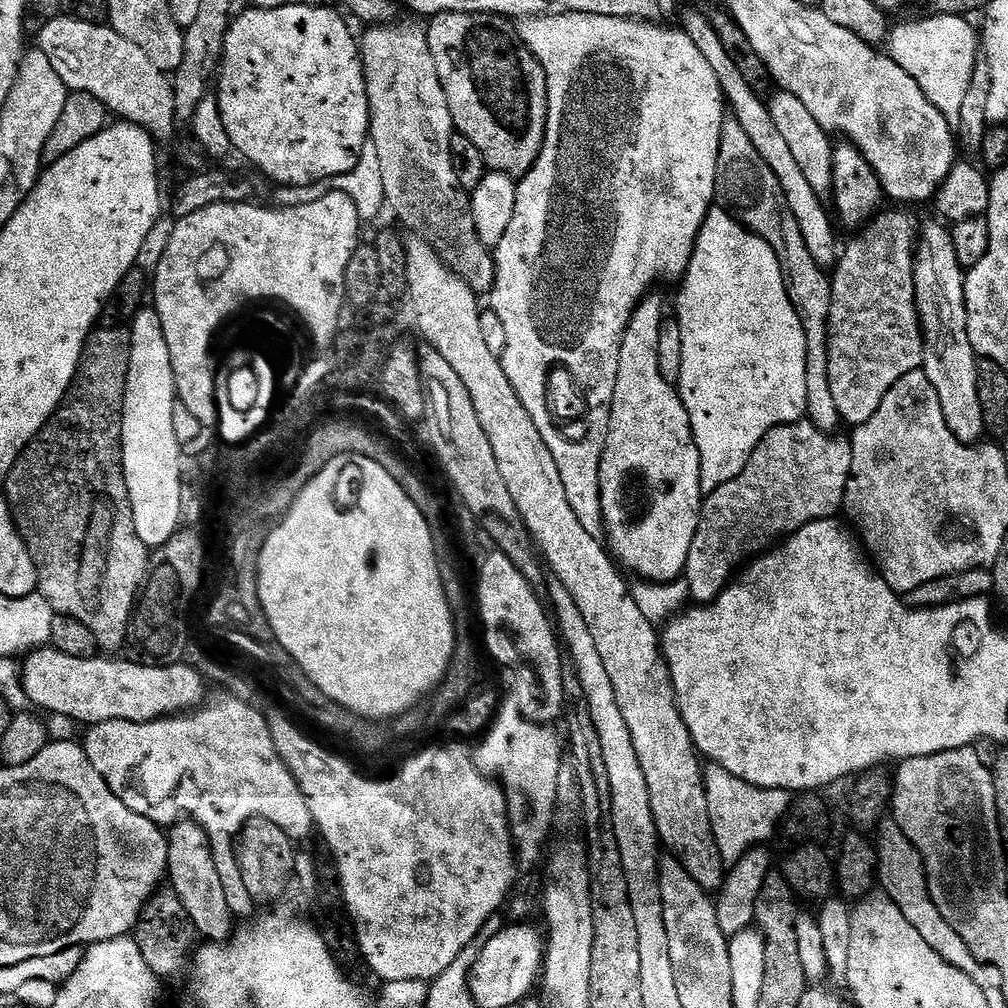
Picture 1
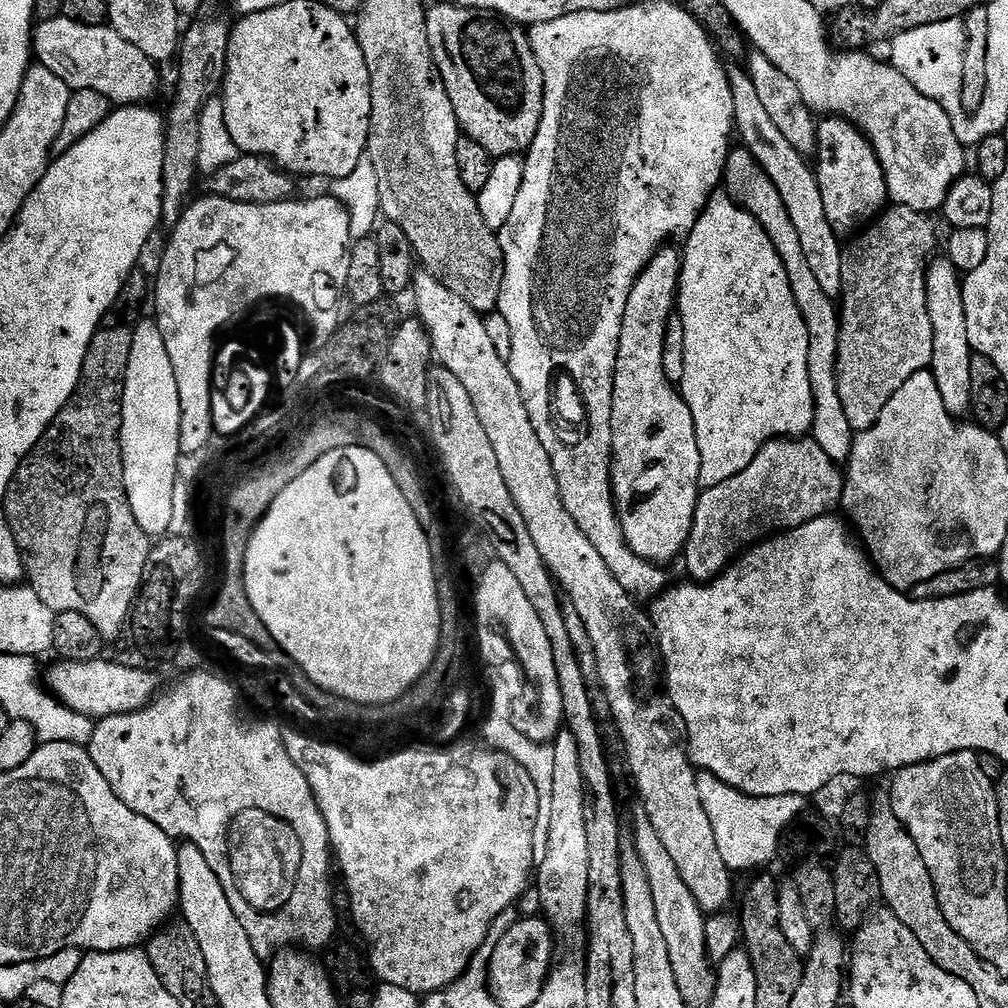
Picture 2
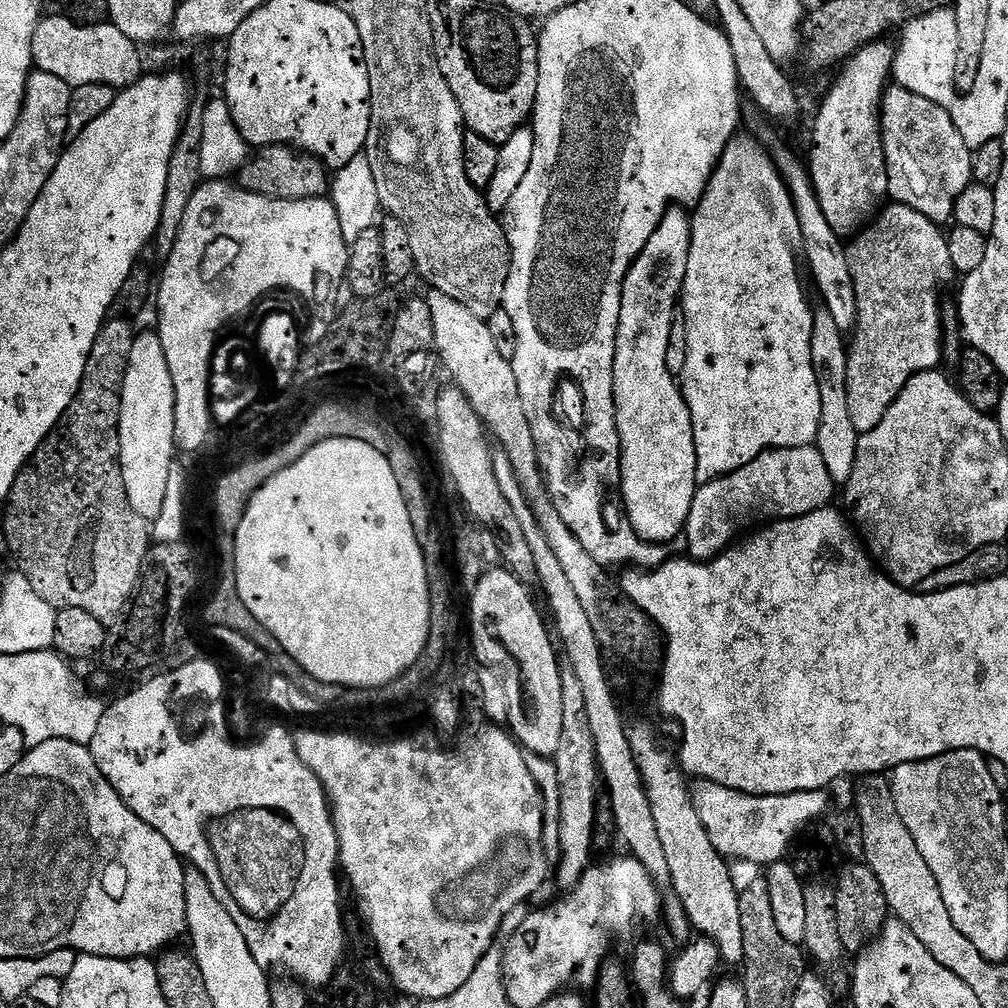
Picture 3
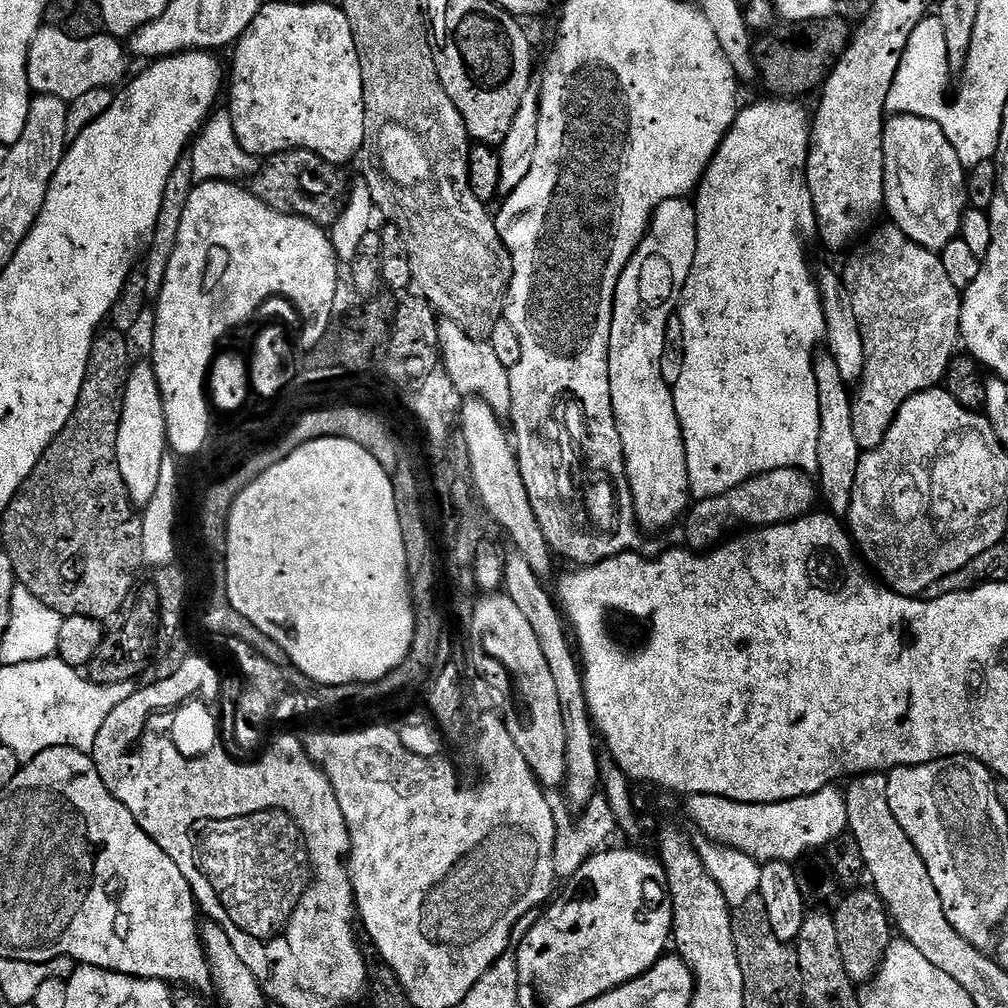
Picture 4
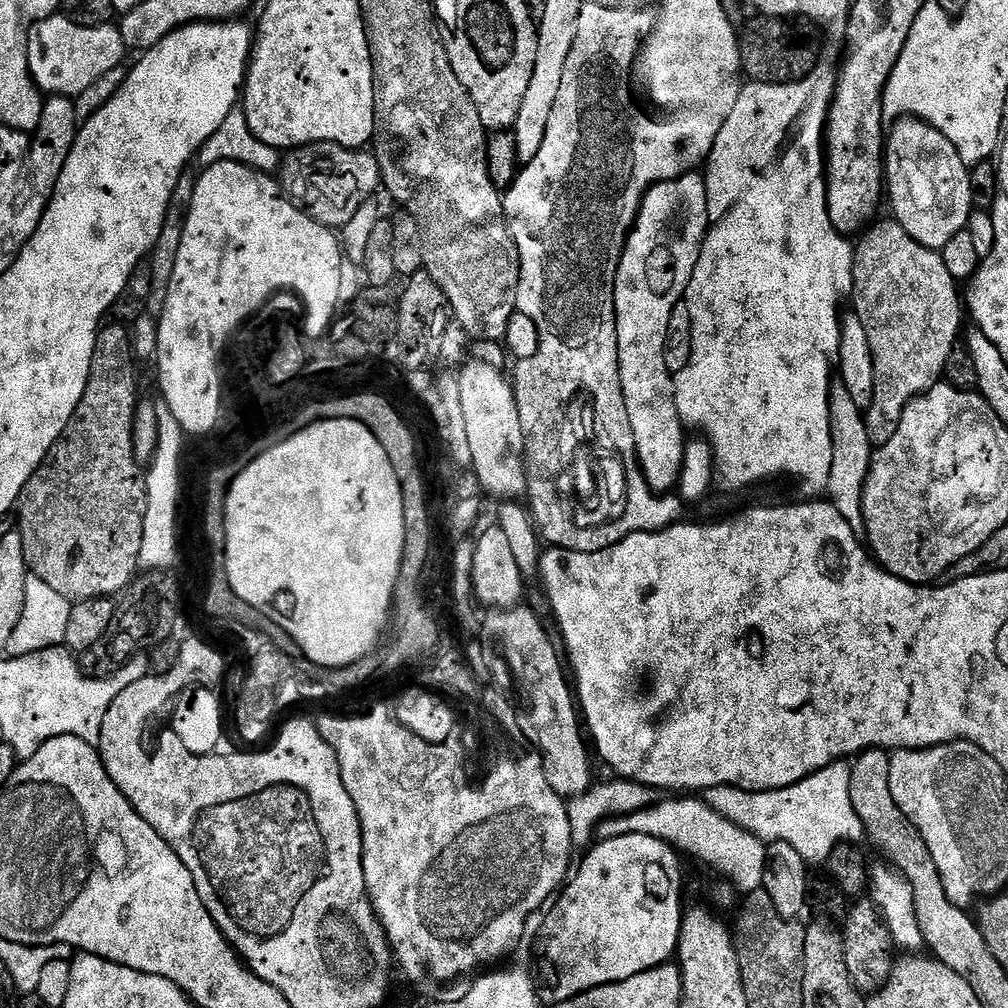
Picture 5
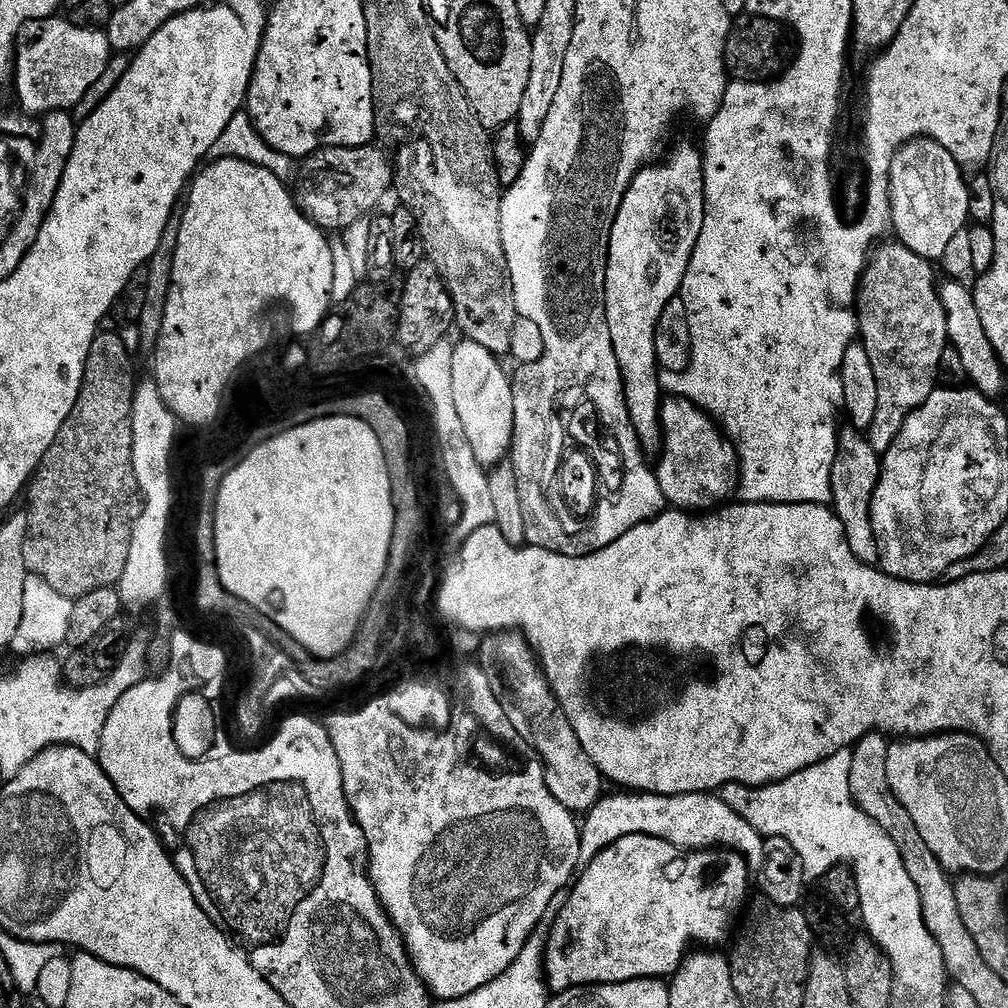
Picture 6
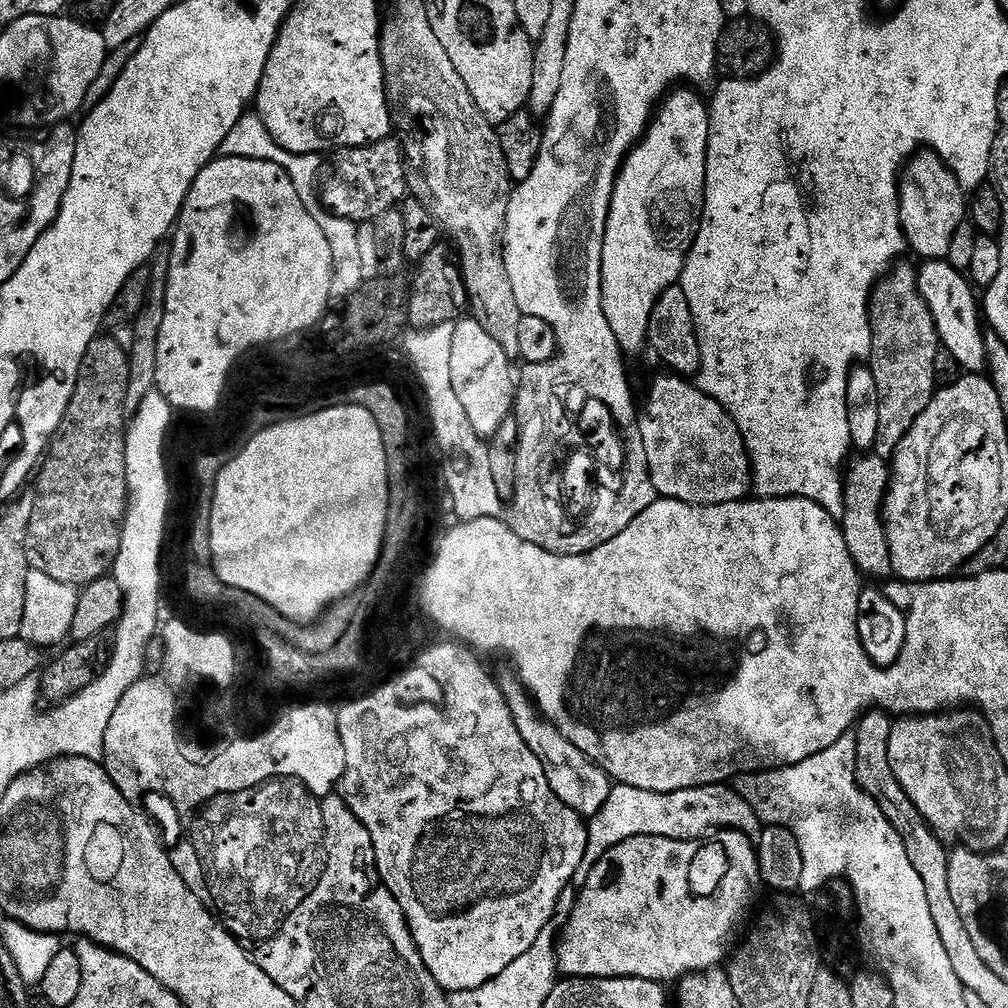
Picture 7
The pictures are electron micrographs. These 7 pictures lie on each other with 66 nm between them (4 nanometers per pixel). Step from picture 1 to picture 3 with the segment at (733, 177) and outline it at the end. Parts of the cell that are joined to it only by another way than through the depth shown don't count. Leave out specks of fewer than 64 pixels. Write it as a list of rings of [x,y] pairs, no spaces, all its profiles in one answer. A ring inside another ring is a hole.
[[[823,310],[813,311],[810,354],[812,355],[814,374],[818,378],[818,394],[822,394],[822,418],[814,446],[822,454],[830,474],[840,486],[848,483],[852,473],[852,463],[856,457],[856,441],[858,439],[858,434],[850,422],[850,410],[848,409],[846,370],[848,369],[849,351],[846,334],[838,330],[834,318],[830,318],[830,314]]]

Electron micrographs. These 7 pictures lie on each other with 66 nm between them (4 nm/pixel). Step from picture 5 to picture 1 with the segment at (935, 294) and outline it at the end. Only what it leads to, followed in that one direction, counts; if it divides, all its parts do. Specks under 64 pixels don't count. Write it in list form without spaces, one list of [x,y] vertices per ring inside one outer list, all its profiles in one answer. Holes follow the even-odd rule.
[[[881,211],[848,245],[843,245],[831,273],[832,301],[830,302],[830,322],[828,323],[828,373],[830,374],[830,391],[834,394],[834,403],[838,405],[838,414],[845,425],[855,426],[862,422],[870,422],[874,410],[882,406],[882,398],[906,374],[917,371],[924,363],[924,332],[920,328],[920,314],[916,308],[916,286],[914,284],[916,270],[916,245],[918,243],[918,223],[912,216],[904,212]]]

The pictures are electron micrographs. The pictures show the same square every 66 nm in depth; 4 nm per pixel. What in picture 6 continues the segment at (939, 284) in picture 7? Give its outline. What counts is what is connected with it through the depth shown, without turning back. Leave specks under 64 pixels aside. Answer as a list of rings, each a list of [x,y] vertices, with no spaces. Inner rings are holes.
[[[949,279],[948,284],[939,285],[940,297],[944,302],[944,309],[948,314],[948,339],[951,347],[958,350],[964,366],[964,376],[989,398],[1000,398],[1004,392],[1004,368],[996,348],[990,342],[986,330],[982,326],[982,318],[978,314],[976,297],[973,289],[967,283]]]

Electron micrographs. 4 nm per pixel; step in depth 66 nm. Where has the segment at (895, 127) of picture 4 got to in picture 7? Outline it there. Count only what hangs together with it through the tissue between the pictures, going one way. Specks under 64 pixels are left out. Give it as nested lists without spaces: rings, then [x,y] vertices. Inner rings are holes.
[[[920,150],[909,159],[900,178],[900,221],[909,249],[925,261],[947,257],[958,226],[966,220],[966,192],[944,159],[931,150]]]

